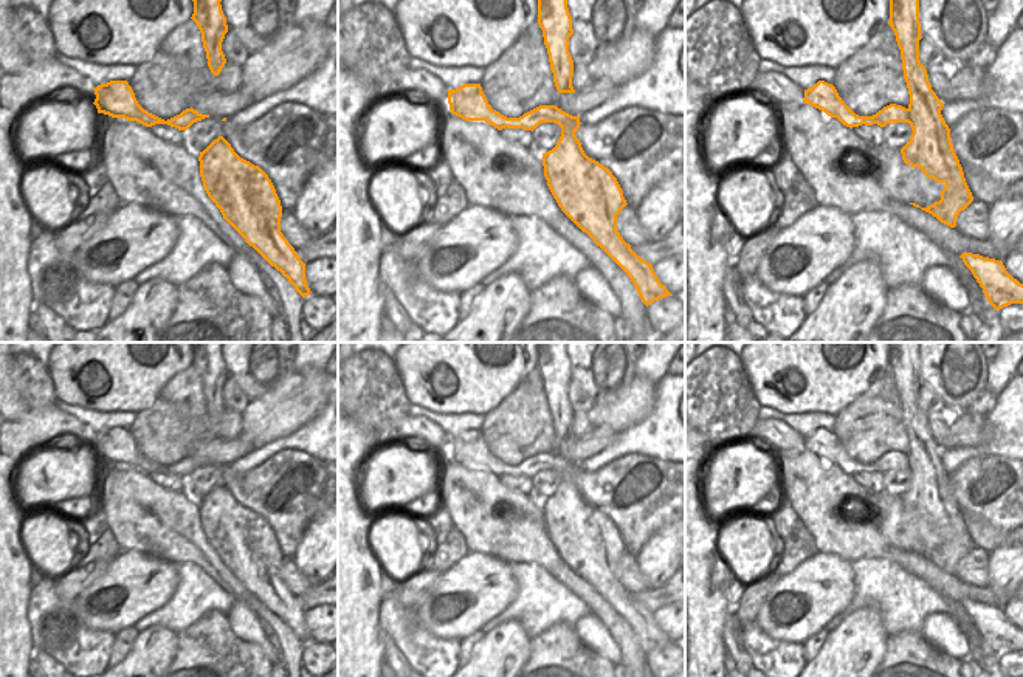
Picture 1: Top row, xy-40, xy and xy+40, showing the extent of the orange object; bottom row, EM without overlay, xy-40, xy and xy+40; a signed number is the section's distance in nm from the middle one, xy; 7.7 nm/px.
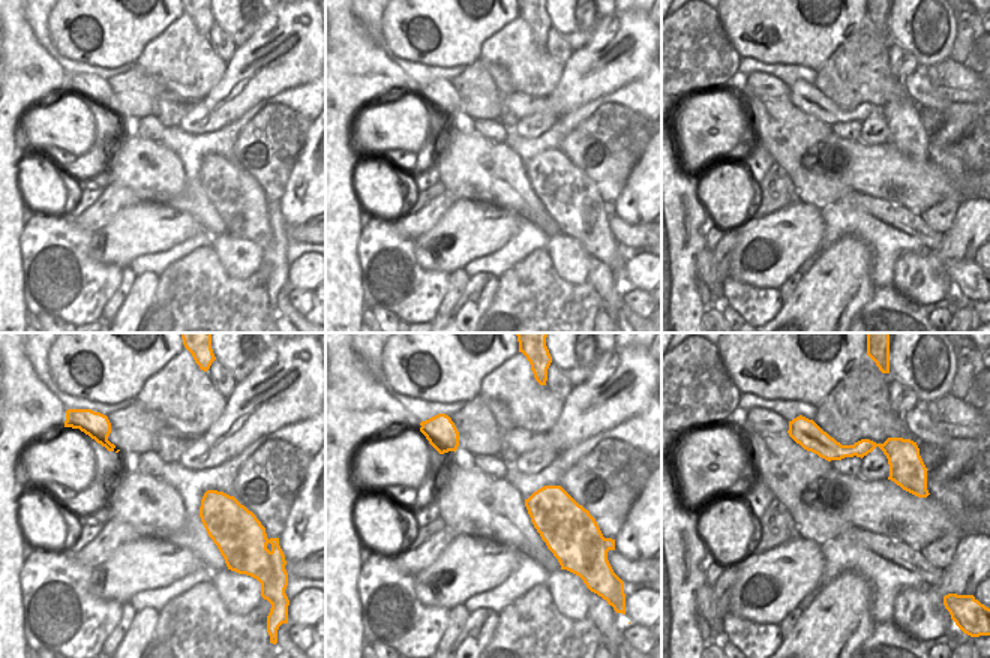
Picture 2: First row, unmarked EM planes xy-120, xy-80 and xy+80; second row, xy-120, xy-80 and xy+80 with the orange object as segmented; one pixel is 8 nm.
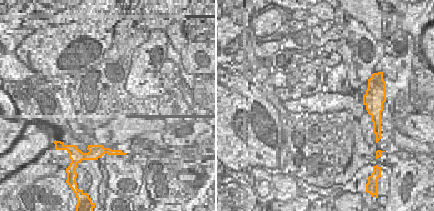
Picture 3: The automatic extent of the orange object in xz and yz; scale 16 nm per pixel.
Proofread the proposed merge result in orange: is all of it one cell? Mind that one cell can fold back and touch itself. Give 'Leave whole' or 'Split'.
Split.

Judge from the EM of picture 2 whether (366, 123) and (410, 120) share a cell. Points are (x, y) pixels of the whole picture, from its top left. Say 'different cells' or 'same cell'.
same cell

